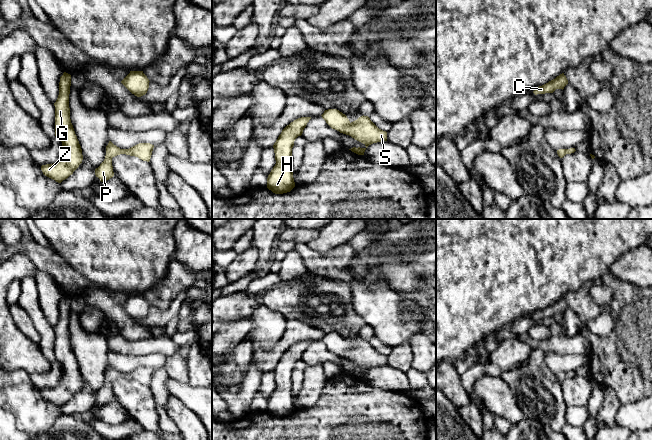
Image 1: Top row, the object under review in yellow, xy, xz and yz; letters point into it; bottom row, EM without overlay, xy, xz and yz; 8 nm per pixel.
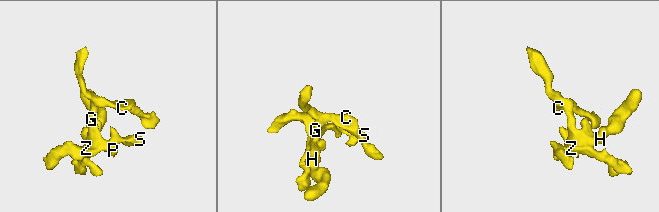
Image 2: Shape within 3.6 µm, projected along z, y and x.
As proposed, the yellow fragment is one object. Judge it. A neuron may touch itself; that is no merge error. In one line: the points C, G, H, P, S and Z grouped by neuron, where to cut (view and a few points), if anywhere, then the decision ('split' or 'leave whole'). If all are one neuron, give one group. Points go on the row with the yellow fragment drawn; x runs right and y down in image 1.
groups C G H P S Z; cut none; leave whole

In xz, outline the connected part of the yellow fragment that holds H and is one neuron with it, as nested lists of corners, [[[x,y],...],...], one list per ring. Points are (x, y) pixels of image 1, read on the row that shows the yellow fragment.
[[[301,117],[287,125],[273,145],[276,164],[267,178],[267,188],[275,194],[290,192],[295,187],[292,170],[292,148],[311,117]]]

